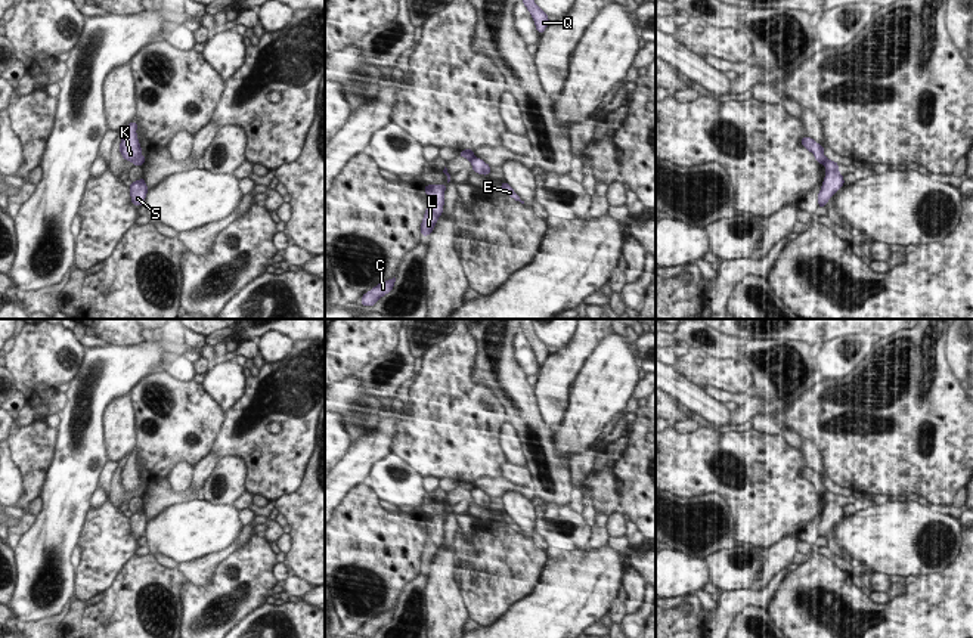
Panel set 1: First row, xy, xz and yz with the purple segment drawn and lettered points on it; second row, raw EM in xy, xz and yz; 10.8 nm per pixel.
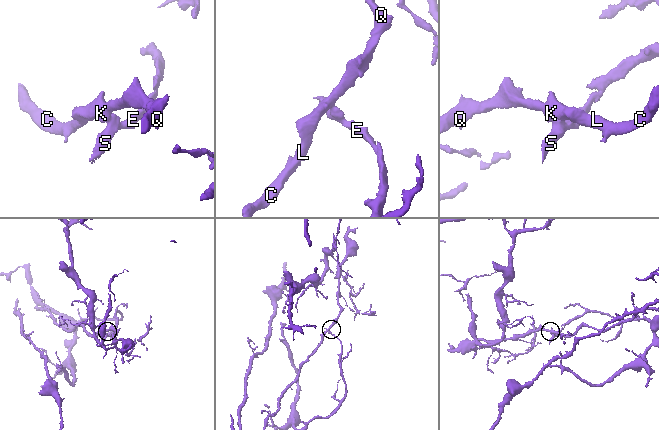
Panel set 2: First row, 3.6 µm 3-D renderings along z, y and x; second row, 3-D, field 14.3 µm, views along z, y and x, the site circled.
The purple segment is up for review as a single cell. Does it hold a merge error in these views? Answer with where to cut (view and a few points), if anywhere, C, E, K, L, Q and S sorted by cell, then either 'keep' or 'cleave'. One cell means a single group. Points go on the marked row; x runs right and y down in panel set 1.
cut yz (826, 158), (823, 163); groups C K L Q / E S; cleave

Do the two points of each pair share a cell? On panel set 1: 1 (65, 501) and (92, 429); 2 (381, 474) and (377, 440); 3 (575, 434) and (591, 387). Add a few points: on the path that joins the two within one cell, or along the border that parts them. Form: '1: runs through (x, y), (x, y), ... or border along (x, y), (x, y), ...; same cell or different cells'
1: runs through (70, 483), (83, 446); same cell
2: border along (392, 451), (374, 465), (368, 480); different cells
3: runs through (582, 423), (591, 408), (591, 399); same cell

